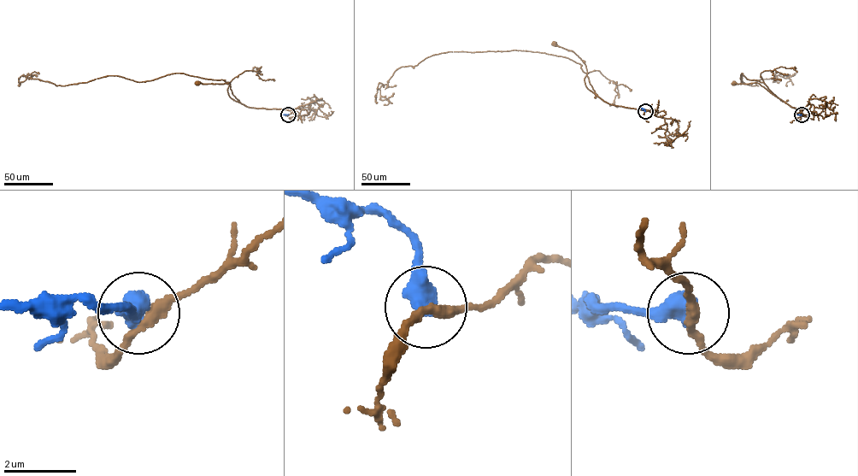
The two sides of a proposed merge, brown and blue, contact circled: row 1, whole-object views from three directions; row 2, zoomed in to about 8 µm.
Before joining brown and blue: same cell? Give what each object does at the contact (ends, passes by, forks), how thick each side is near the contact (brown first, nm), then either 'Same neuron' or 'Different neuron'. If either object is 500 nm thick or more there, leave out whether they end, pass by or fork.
Thickness 280 nm (brown) against 650 nm. Different neuron

